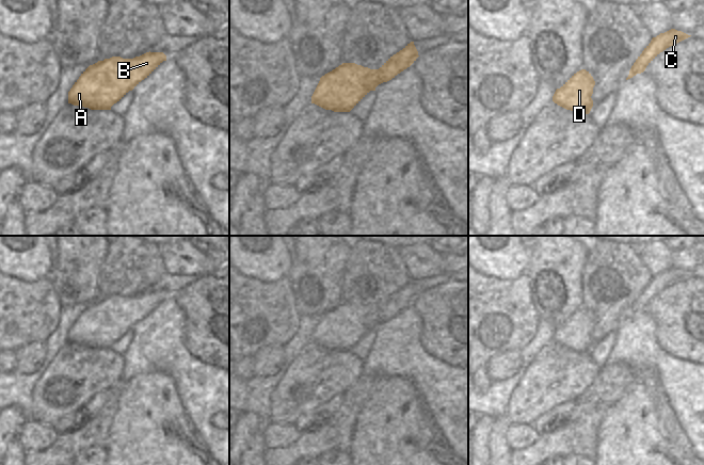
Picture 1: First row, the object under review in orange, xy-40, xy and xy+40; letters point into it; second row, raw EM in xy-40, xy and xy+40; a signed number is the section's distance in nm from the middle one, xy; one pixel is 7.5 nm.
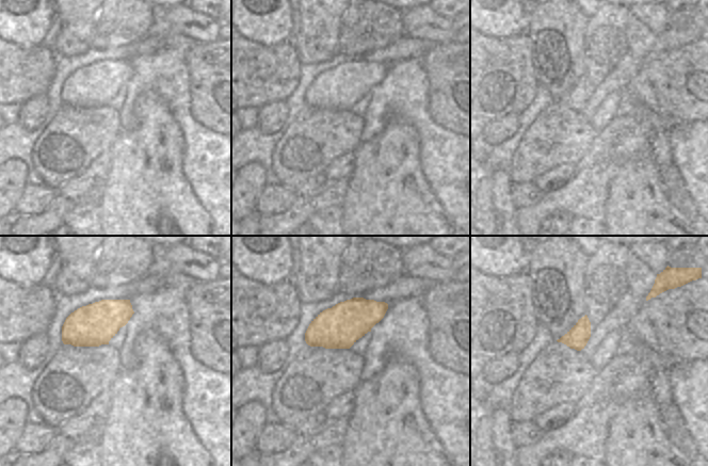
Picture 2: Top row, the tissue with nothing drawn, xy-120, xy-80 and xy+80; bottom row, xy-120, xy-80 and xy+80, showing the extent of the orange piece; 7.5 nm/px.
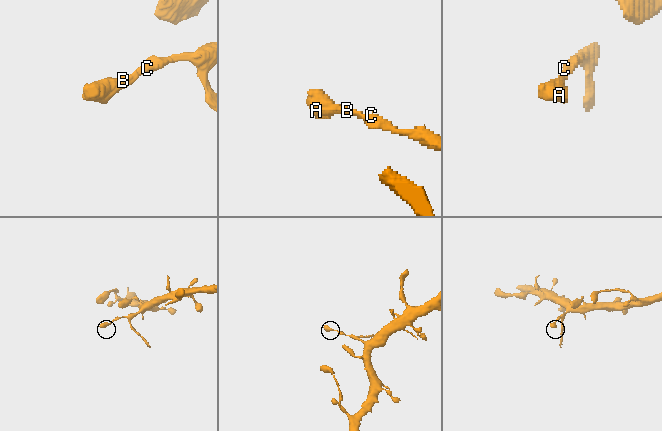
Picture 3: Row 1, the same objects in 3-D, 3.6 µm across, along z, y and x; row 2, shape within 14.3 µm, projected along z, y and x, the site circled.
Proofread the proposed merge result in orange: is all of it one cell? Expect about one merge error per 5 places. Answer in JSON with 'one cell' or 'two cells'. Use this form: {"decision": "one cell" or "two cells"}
{"decision": "one cell"}

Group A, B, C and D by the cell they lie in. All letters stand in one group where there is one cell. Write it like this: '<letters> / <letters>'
A B C D

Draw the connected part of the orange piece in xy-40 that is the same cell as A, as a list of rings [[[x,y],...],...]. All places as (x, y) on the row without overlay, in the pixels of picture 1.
[[[146,291],[133,298],[112,295],[90,304],[68,331],[68,342],[91,349],[111,349],[129,330],[163,300],[163,291]]]

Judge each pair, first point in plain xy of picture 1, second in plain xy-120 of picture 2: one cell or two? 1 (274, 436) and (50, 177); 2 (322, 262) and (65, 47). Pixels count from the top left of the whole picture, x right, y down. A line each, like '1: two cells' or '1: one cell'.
1: two cells
2: one cell

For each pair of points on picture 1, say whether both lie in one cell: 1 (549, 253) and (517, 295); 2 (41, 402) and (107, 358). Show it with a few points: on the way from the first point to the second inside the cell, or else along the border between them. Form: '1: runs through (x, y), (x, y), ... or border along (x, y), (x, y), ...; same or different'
1: border along (526, 272), (530, 300), (533, 305); different
2: runs through (45, 382), (53, 375), (76, 374), (86, 371); same

